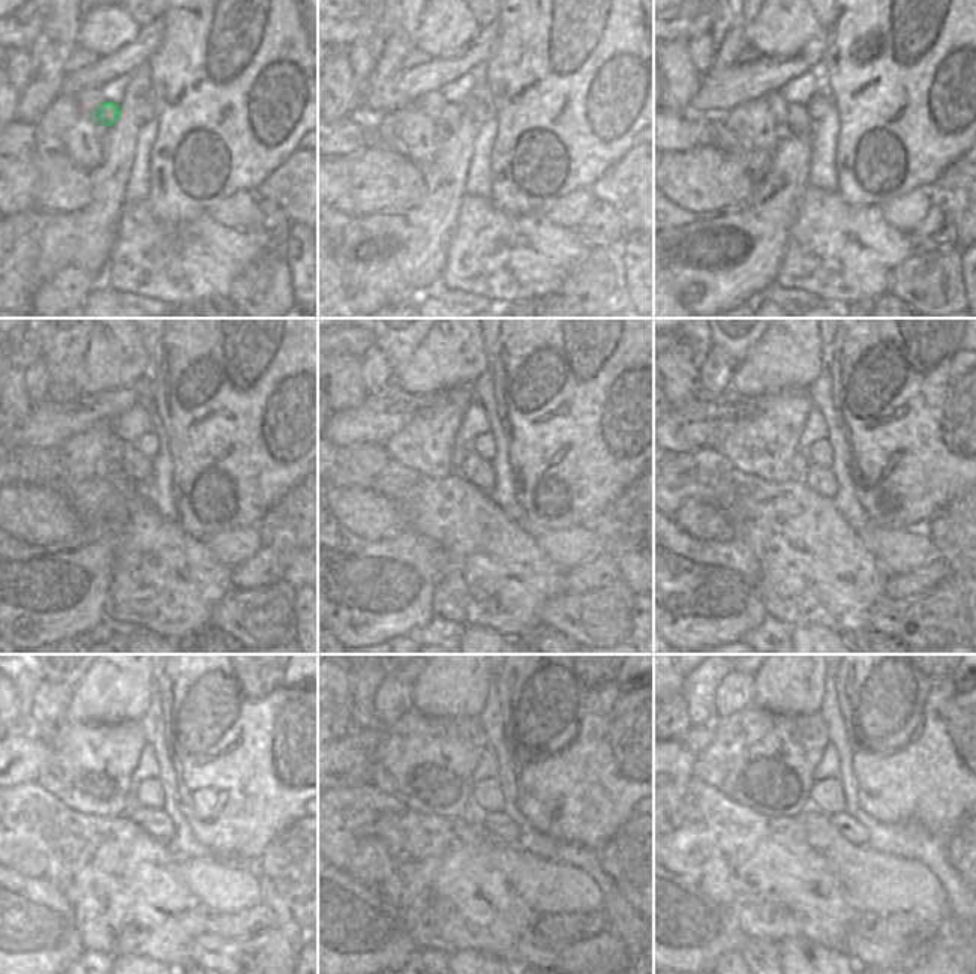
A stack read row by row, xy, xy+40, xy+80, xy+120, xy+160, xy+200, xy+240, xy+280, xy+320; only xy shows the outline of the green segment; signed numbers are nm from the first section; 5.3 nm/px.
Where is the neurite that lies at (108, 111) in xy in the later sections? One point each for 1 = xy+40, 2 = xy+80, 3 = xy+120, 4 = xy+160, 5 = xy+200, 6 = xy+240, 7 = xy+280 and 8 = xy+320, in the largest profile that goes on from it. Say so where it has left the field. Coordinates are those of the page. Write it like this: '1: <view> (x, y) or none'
1: xy+40 (450, 114)
2: xy+80 (799, 120)
3: xy+120 (137, 467)
4: xy+160 (479, 471)
5: xy+200 (823, 482)
6: xy+240 (153, 821)
7: xy+280 (499, 826)
8: xy+320 (847, 827)

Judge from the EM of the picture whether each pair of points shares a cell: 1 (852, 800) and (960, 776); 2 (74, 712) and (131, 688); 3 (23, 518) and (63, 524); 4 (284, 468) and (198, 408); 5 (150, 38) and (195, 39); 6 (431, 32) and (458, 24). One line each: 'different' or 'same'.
1: different
2: same
3: same
4: same
5: different
6: same

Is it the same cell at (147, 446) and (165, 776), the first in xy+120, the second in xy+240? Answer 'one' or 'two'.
two

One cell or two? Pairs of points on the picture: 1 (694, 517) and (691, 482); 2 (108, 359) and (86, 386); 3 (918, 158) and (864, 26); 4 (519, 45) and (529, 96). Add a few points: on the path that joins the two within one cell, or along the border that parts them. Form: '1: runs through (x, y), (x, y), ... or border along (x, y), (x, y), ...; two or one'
1: border along (672, 515), (687, 499), (700, 499), (723, 517); two
2: runs through (104, 365), (89, 380); one
3: runs through (910, 120), (910, 102), (876, 68), (855, 63); one
4: runs through (531, 57), (541, 68), (541, 84); one

